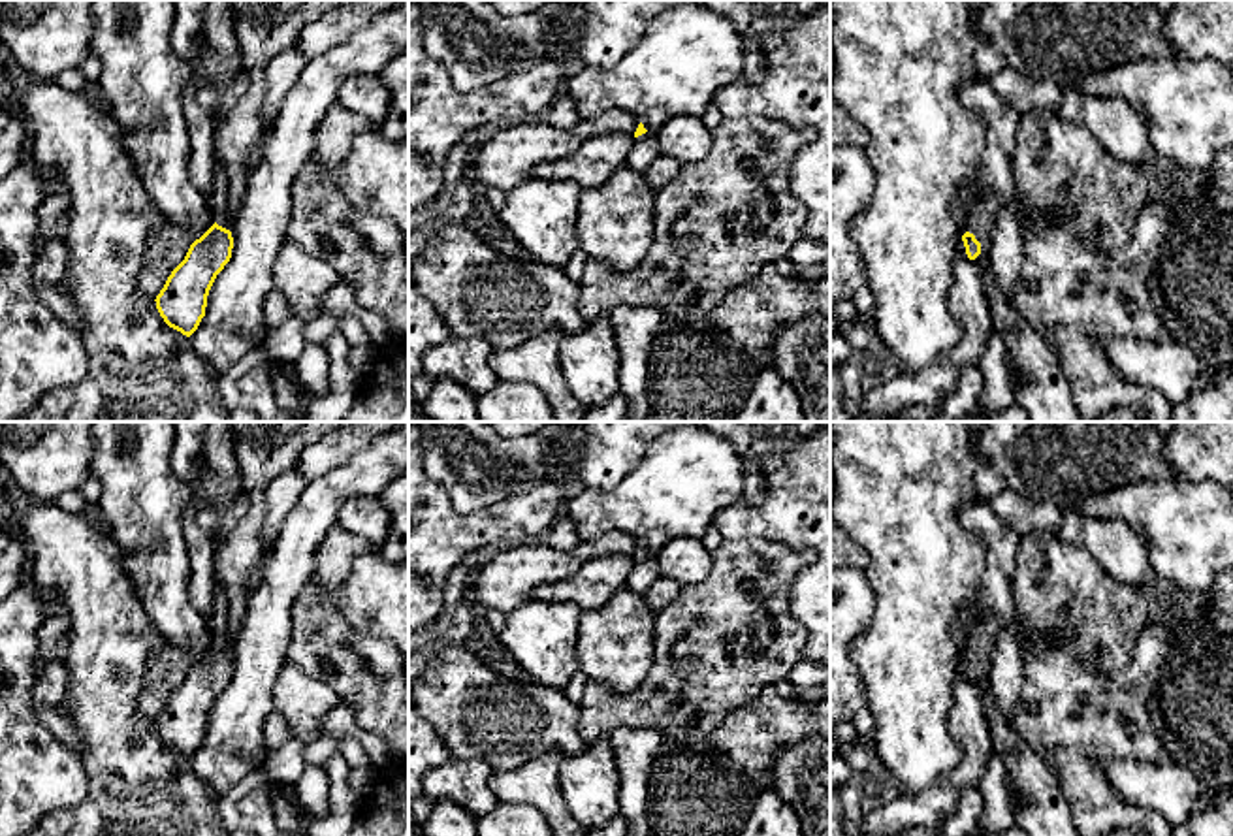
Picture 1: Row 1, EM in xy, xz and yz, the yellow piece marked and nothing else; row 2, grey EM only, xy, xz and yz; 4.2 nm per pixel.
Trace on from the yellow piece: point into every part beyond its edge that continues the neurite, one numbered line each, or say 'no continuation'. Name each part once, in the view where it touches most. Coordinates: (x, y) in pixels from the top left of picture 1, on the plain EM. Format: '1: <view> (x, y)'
1: xy (219, 622)

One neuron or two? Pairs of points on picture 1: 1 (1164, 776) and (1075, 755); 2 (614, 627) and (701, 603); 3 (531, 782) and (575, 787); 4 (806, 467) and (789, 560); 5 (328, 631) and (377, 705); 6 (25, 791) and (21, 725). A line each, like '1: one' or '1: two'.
1: two
2: two
3: two
4: two
5: one
6: one

